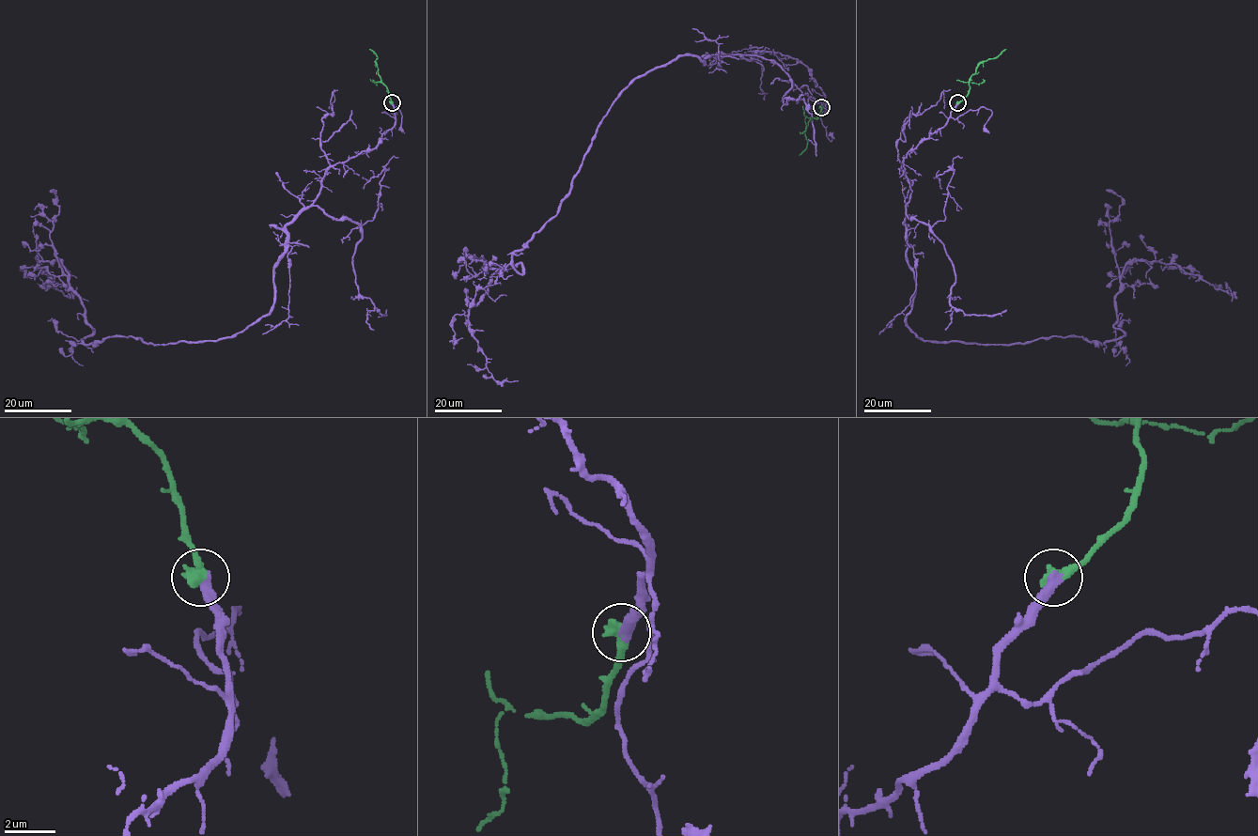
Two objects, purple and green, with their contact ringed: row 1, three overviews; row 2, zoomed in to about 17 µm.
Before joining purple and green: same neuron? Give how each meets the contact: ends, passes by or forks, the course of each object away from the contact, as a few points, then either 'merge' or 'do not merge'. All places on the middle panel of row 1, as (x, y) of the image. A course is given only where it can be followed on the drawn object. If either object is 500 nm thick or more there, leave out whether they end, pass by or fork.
purple via (821, 107), (774, 51), (638, 75), (522, 274), (470, 309), (488, 370), (518, 380) | green via (821, 107), (819, 116), (812, 118), (807, 126), (807, 147), (799, 155) | merge

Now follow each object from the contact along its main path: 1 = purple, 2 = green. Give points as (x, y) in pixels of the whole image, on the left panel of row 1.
1: (392, 102), (395, 124), (286, 227), (272, 308), (242, 331), (85, 344), (66, 269), (38, 263), (88, 301)
2: (392, 102), (378, 71), (378, 56), (369, 49)

